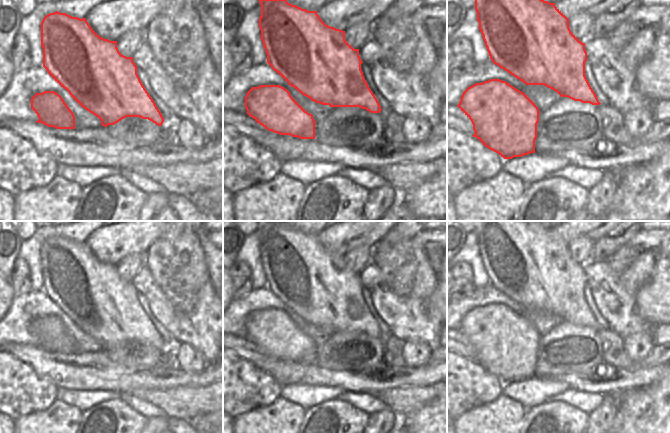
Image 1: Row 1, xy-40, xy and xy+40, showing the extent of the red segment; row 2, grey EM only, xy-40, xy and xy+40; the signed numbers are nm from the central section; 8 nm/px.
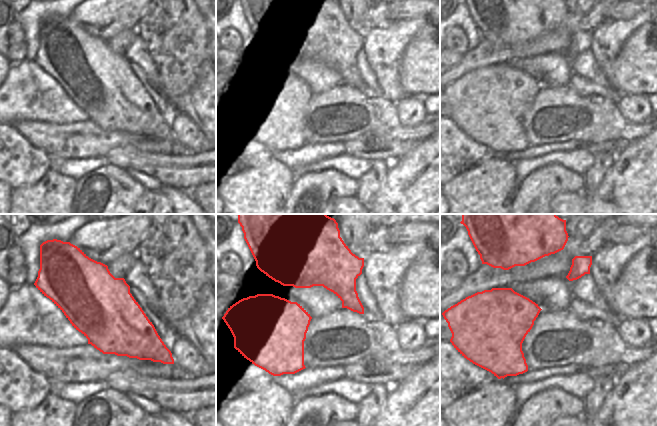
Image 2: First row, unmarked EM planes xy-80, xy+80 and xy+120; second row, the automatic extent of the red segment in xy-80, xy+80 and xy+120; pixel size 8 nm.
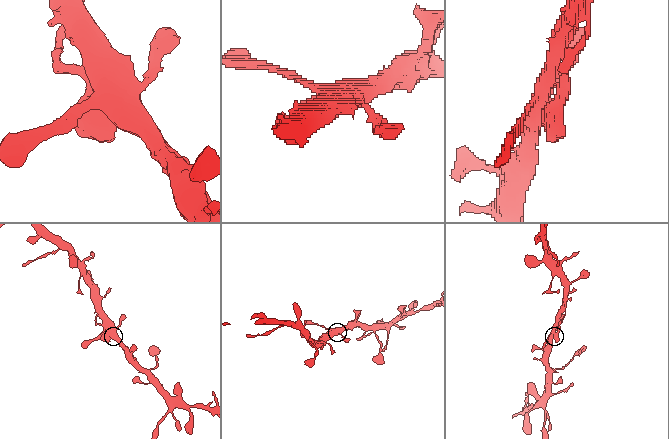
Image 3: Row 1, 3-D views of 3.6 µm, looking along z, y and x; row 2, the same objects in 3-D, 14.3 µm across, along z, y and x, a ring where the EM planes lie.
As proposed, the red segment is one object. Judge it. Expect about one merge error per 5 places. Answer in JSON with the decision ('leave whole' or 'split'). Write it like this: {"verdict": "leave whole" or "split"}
{"verdict": "leave whole"}

